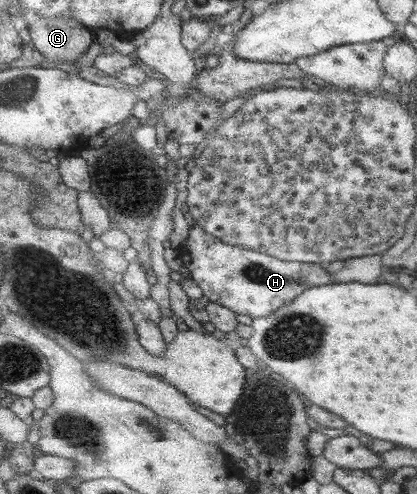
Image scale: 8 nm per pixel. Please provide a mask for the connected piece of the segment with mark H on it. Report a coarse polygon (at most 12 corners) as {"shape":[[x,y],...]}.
{"shape":[[198,224],[178,258],[251,319],[333,282],[324,264],[225,244]]}

